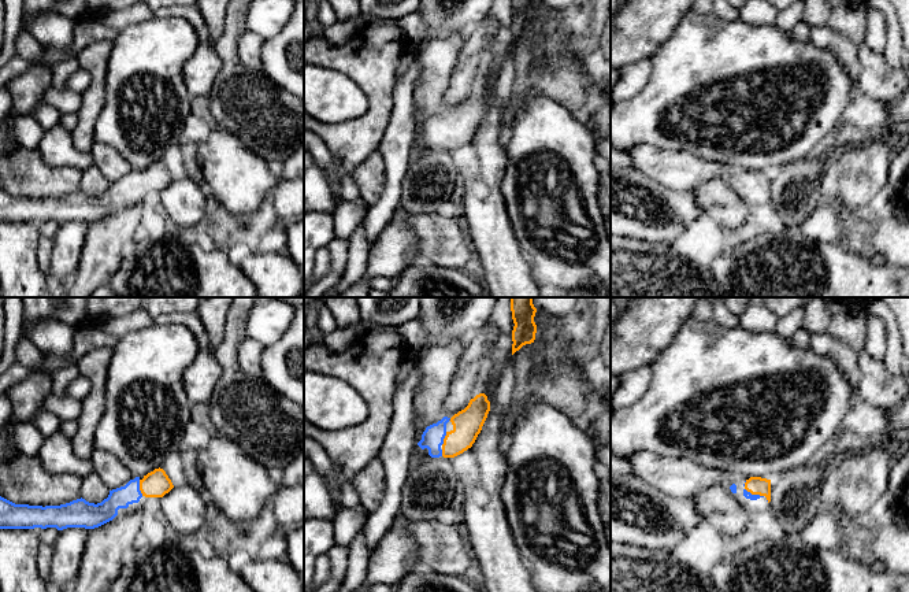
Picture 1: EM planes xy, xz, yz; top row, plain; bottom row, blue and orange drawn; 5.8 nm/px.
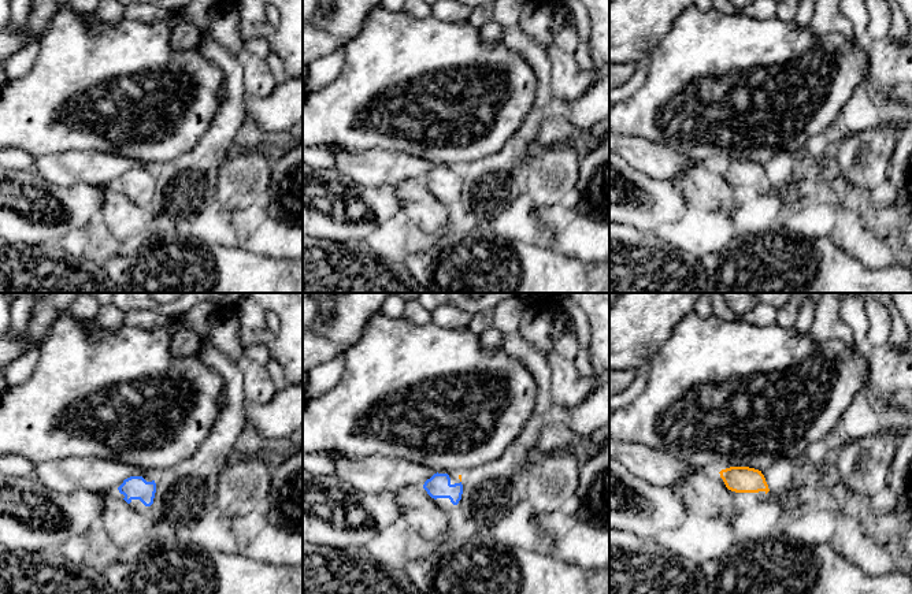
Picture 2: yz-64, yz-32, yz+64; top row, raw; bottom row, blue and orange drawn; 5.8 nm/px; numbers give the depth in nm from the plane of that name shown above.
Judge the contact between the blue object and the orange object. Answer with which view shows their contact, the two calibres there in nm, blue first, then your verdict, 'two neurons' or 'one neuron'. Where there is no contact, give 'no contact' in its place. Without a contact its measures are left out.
contact in xy; calibres 120 and 160 nm; one neuron

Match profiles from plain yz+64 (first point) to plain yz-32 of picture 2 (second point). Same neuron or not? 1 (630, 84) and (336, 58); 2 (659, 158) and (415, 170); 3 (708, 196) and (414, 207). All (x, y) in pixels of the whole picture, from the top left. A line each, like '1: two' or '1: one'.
1: one
2: one
3: one

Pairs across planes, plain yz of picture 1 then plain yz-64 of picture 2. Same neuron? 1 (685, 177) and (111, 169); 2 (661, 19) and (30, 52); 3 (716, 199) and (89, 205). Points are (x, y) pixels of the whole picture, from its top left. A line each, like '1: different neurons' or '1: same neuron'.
1: same neuron
2: different neurons
3: different neurons

